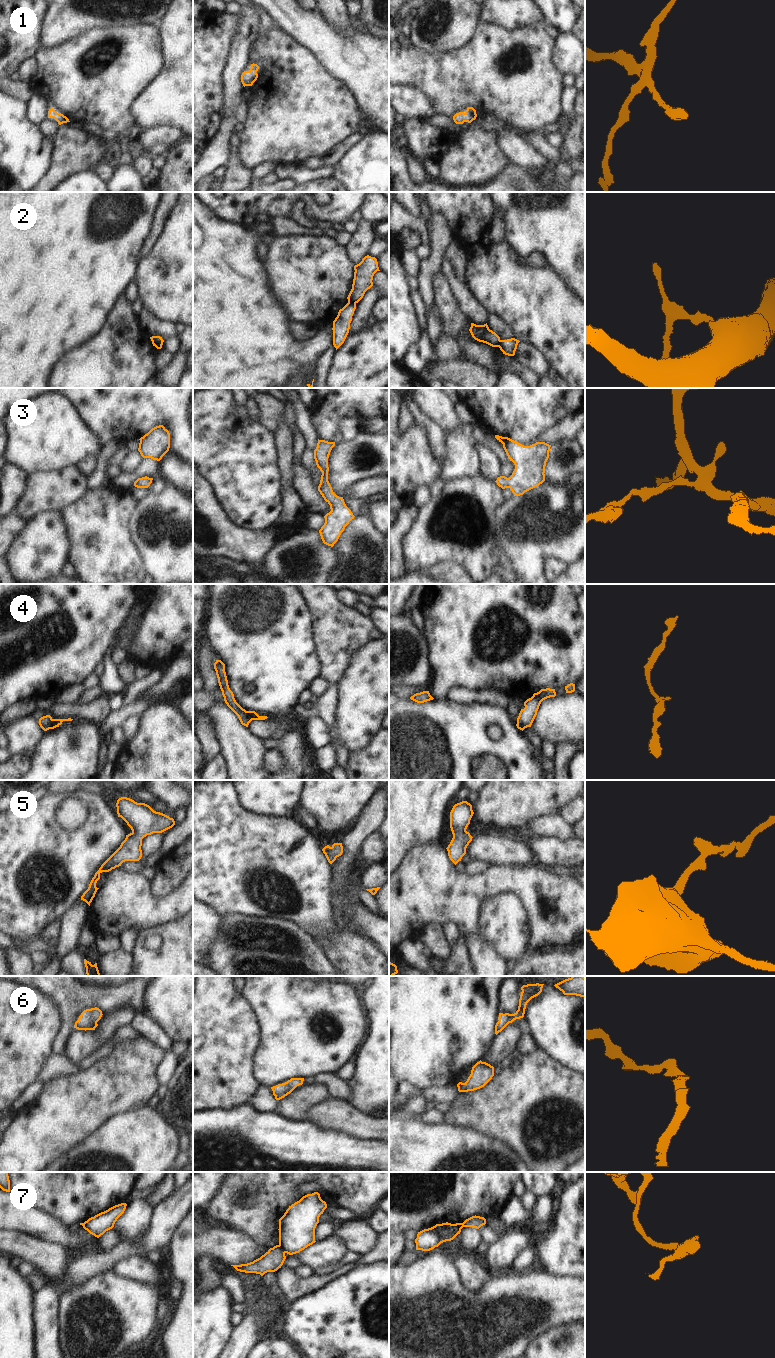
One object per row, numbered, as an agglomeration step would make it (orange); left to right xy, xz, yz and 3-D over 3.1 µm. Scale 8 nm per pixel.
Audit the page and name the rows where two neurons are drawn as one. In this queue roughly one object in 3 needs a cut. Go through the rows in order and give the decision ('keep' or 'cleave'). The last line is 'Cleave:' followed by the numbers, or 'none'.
1: keep
2: cleave
3: keep
4: keep
5: keep
6: keep
7: cleave
Cleave: 2, 7

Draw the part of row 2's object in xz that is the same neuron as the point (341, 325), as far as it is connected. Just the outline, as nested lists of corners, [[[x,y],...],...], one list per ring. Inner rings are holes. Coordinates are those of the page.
[[[348,303],[339,310],[337,317],[333,321],[333,345],[336,350],[344,343],[350,329],[352,316],[356,309],[356,303]]]

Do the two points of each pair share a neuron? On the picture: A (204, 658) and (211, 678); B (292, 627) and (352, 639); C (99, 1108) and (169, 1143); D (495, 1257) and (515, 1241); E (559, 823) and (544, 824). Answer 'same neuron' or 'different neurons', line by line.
A: same neuron
B: different neurons
C: different neurons
D: same neuron
E: same neuron

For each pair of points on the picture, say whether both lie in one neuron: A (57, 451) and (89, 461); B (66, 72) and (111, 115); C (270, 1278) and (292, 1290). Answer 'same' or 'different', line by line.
A: different
B: same
C: different

